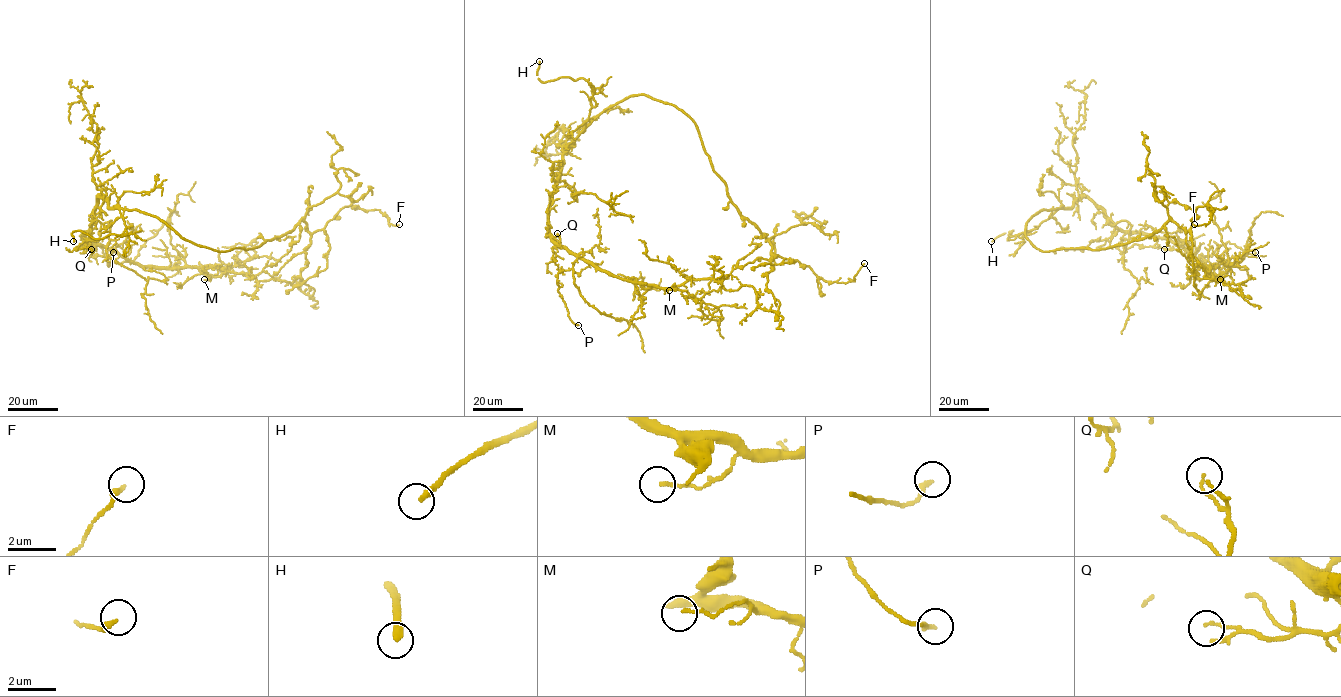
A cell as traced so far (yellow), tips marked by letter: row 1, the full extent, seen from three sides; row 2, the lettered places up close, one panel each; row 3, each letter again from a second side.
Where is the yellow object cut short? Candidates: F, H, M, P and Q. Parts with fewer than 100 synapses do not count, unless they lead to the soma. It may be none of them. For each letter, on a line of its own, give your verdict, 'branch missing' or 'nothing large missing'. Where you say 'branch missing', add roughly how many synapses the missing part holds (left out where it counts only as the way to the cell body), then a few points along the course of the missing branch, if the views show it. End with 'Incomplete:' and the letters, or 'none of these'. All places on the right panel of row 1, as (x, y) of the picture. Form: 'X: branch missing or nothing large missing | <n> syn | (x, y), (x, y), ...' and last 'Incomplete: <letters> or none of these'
F: nothing large missing
H: branch missing | (991, 241), (979, 256)
M: nothing large missing
P: nothing large missing
Q: nothing large missing
Incomplete: H

